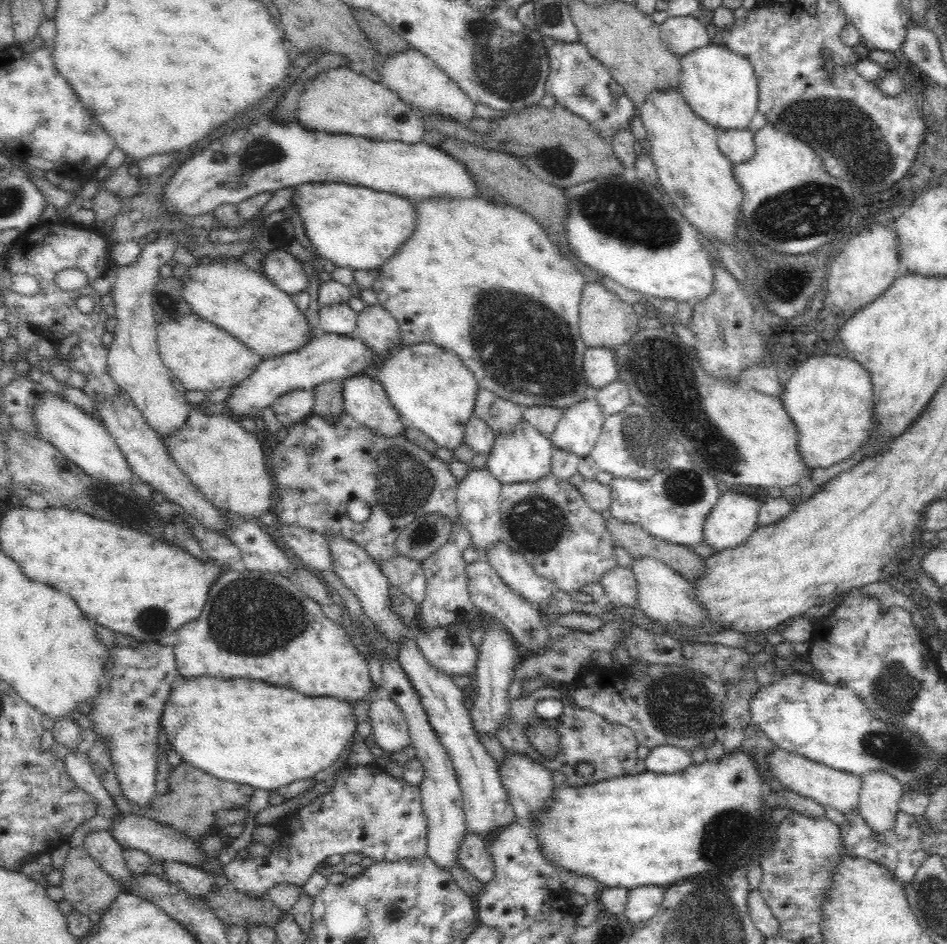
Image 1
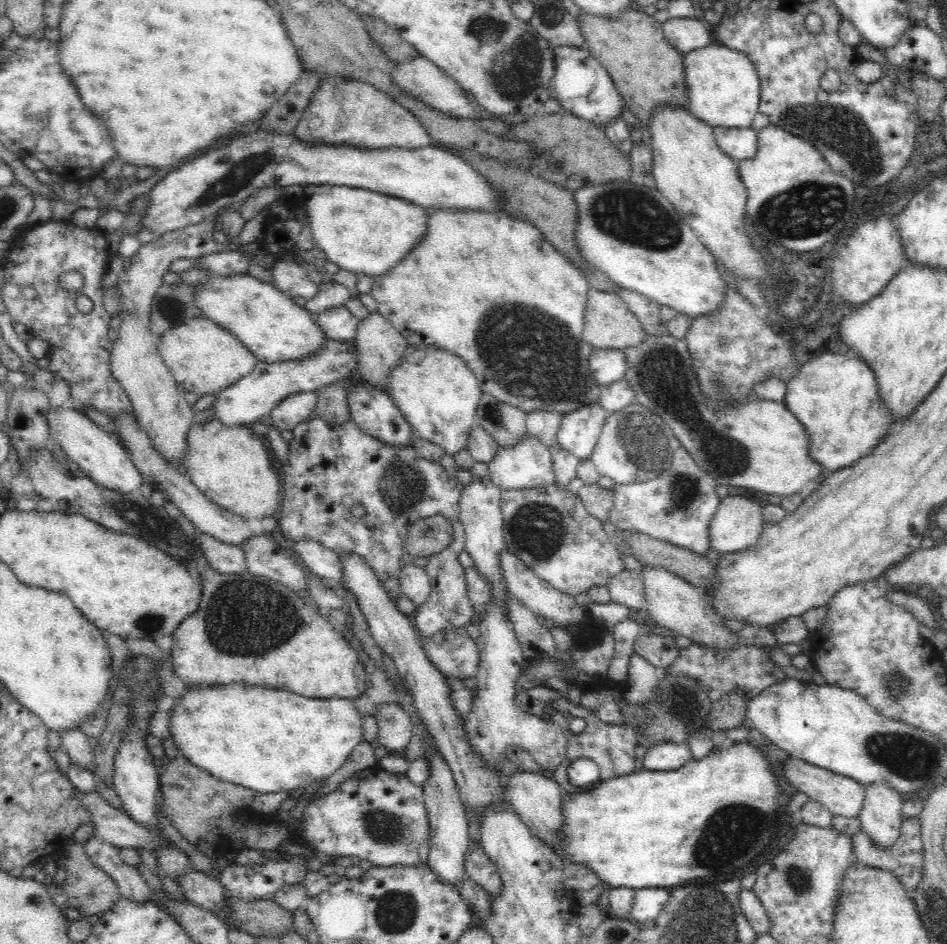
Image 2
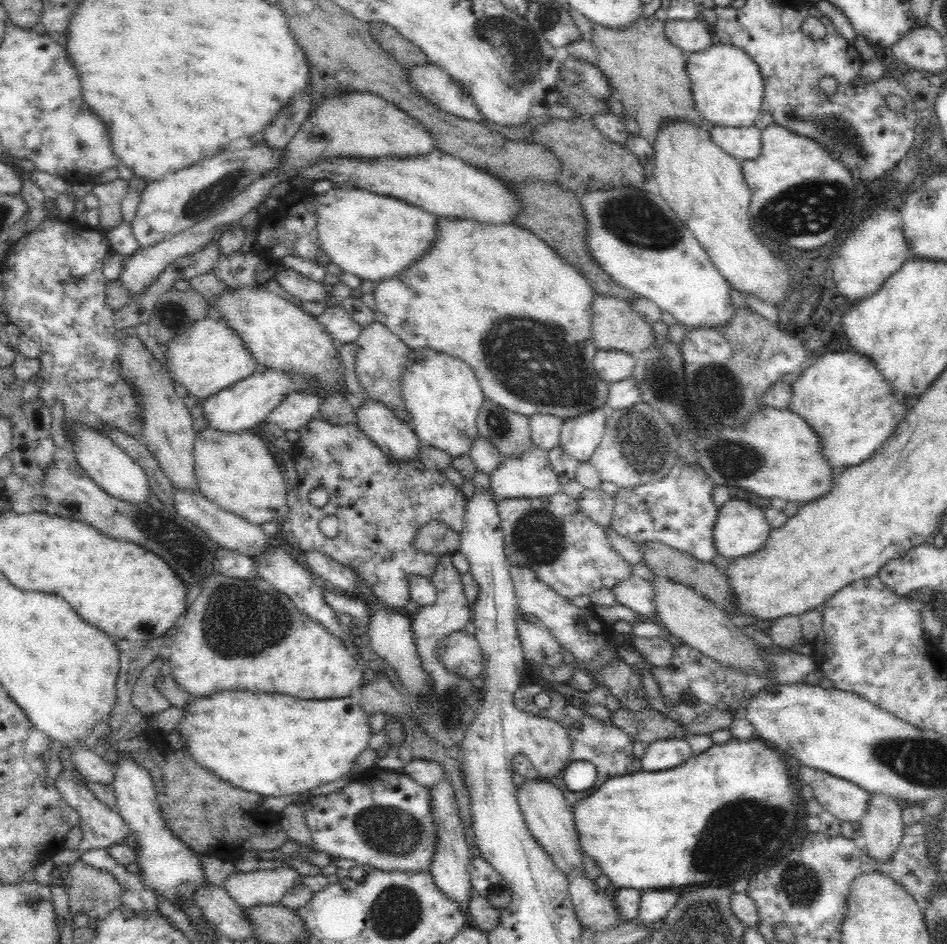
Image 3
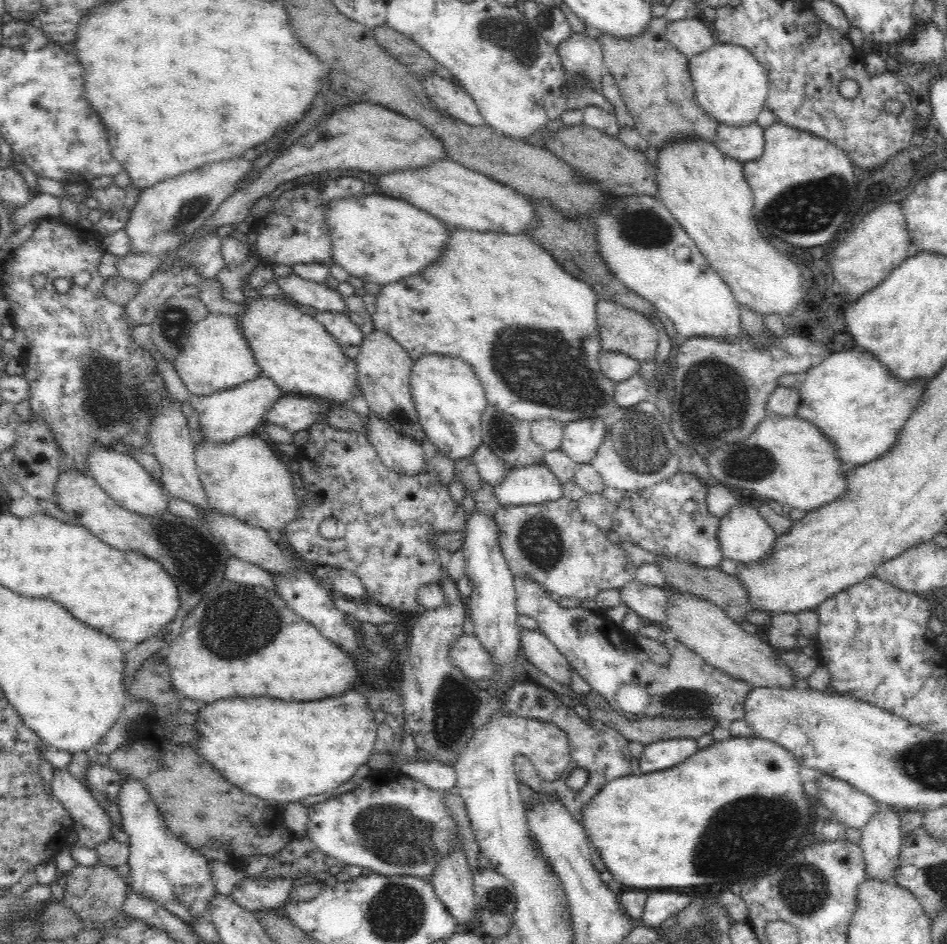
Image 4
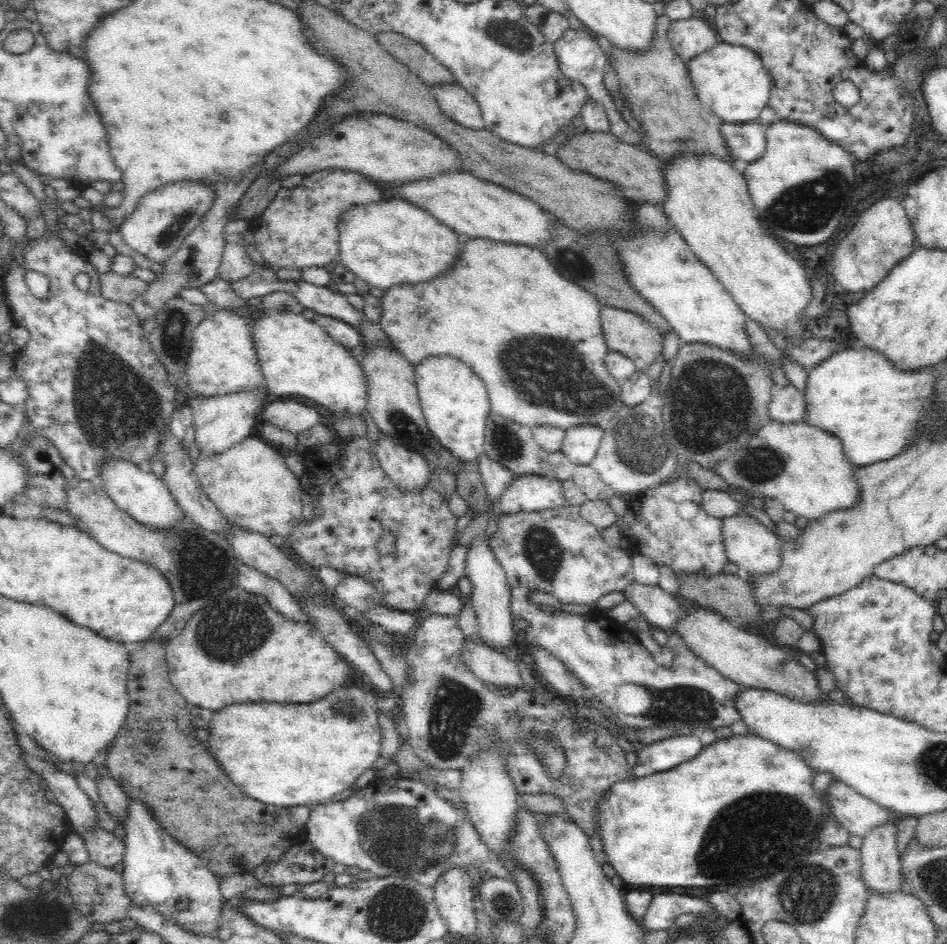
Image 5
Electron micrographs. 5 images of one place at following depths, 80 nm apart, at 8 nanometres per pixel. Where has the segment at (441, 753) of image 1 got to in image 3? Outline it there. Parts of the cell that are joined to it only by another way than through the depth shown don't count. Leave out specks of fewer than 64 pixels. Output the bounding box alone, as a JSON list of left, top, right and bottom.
[429,779,474,912]

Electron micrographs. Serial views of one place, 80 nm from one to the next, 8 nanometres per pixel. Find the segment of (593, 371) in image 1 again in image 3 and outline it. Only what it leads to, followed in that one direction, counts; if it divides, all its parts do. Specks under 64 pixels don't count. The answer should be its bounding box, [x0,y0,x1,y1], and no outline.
[594,350,636,383]

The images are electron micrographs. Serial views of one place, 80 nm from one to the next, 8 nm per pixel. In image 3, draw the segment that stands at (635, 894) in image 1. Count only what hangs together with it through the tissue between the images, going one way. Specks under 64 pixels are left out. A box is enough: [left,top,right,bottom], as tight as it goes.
[637,889,679,926]

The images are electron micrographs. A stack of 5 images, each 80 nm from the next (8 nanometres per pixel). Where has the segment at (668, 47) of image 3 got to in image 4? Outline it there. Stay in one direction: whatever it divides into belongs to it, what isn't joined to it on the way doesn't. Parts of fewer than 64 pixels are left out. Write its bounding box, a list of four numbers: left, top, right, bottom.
[598,17,719,152]

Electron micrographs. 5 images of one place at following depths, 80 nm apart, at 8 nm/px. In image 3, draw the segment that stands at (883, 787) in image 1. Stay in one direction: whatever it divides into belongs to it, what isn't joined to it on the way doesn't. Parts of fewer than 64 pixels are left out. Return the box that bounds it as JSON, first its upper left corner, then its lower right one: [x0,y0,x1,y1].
[860,795,904,863]

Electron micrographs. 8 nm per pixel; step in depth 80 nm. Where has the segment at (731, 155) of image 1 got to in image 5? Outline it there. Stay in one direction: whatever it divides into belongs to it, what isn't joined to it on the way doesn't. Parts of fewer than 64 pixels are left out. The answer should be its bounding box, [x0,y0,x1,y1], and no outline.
[720,120,767,163]

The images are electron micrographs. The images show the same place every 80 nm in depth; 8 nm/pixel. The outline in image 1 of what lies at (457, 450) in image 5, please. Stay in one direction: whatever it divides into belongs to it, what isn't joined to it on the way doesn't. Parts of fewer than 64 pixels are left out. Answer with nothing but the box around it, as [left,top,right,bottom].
[375,343,479,450]

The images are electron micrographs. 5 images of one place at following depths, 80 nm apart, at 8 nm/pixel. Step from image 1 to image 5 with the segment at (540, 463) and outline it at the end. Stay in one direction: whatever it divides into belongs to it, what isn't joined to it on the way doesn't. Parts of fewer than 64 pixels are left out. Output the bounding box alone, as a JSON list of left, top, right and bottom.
[494,476,566,514]

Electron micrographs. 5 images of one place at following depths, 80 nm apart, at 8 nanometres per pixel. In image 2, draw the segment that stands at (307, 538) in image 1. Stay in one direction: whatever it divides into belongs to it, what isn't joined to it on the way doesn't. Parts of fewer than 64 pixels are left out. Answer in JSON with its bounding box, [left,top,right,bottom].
[288,538,346,587]

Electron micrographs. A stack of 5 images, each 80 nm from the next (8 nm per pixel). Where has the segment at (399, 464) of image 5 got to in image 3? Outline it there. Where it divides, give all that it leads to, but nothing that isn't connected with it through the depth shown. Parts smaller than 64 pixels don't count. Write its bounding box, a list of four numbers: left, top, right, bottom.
[355,398,419,463]

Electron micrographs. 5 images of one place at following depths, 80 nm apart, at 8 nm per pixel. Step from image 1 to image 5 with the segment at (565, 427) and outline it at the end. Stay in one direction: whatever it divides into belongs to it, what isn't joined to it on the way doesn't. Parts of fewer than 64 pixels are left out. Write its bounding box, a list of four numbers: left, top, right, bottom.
[561,425,603,465]

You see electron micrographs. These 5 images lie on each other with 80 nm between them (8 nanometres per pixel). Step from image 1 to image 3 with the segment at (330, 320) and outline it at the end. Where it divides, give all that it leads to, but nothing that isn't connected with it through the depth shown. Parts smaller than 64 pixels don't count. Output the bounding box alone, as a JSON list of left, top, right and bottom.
[316,305,362,346]

